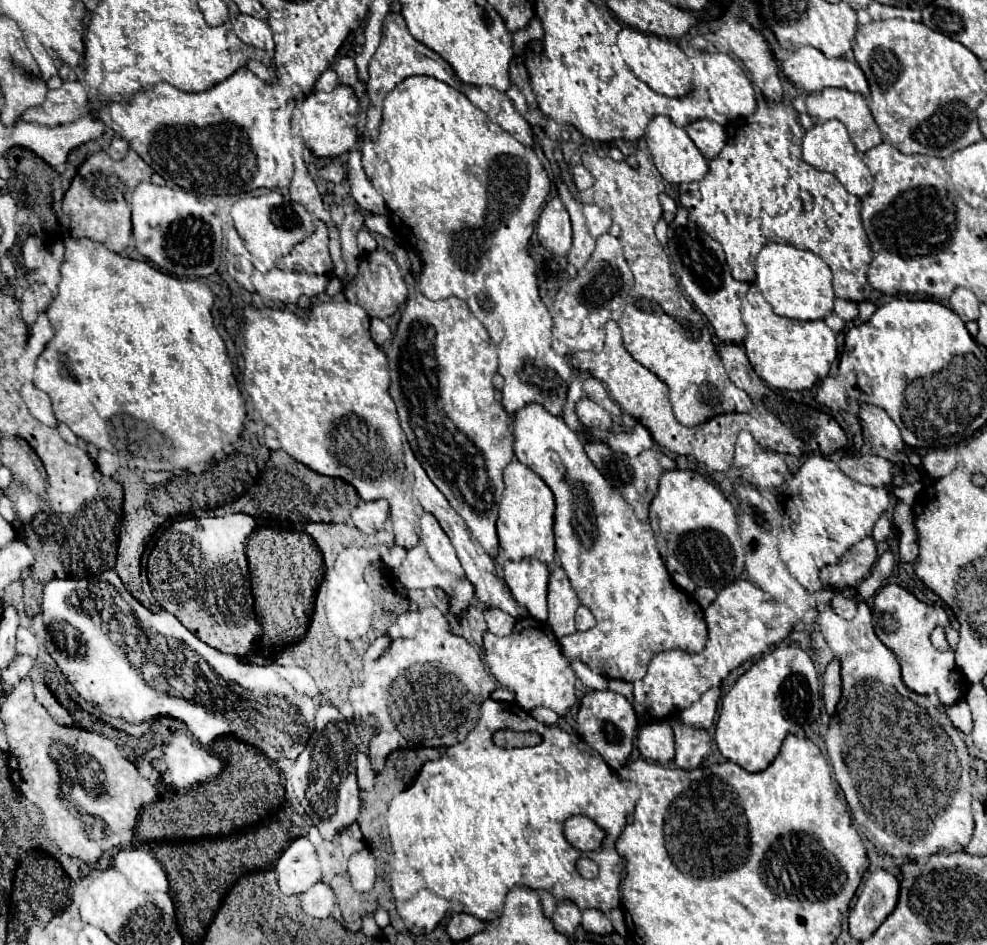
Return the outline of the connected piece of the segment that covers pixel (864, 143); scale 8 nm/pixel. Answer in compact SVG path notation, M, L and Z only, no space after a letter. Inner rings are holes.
M822 89L820 93L812 93L806 97L806 107L808 107L808 115L814 119L814 123L824 123L830 119L842 121L854 139L856 151L860 151L860 153L882 143L882 135L878 131L878 125L868 109L866 99L860 93L852 93L846 89Z

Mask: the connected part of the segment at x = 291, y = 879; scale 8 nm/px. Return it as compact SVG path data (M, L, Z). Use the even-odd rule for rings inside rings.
M308 837L294 839L276 861L274 871L280 891L286 895L300 895L322 881L320 859Z

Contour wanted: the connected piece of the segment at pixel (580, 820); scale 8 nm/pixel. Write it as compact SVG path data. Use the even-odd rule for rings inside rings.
M570 817L564 825L566 839L578 849L578 851L594 851L600 849L600 841L604 839L604 833L588 819L588 817Z

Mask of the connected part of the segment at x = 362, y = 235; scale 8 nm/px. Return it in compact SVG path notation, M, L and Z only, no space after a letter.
M366 229L358 231L358 249L362 253L372 253L376 249L376 241L372 239L372 235Z

